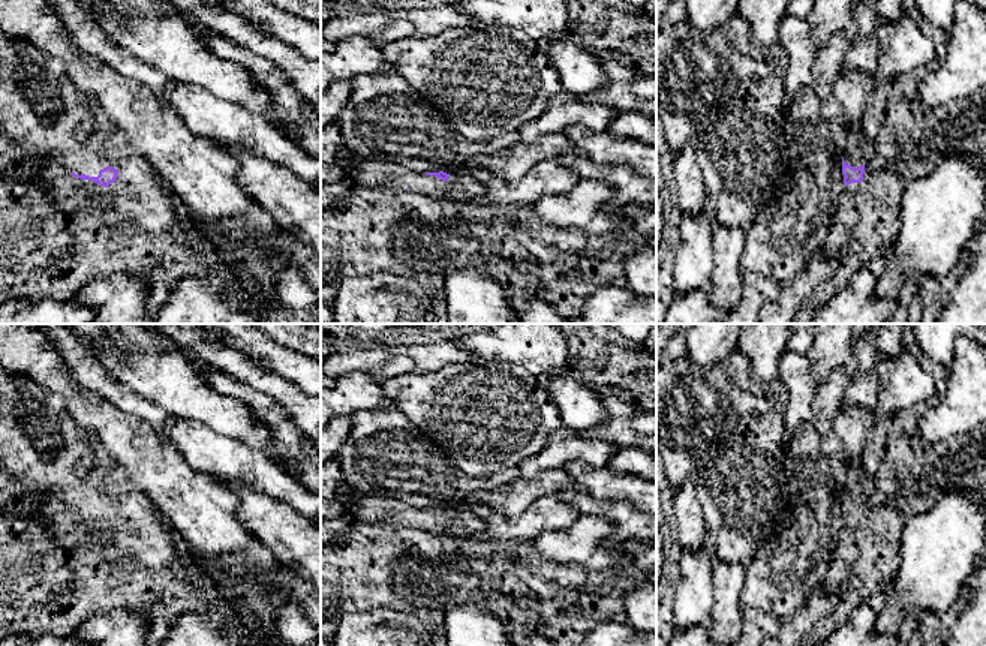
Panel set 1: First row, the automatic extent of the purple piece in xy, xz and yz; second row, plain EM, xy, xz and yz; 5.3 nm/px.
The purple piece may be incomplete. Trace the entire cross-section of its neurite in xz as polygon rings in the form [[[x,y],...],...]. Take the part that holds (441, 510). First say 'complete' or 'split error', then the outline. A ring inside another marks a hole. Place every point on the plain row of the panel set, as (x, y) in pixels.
split error | [[[357,495],[348,505],[346,513],[366,523],[393,522],[441,534],[459,531],[456,511],[444,507],[420,510],[385,496]]]

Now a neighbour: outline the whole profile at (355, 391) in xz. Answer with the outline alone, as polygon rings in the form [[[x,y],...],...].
[[[358,370],[339,376],[333,388],[321,387],[321,430],[333,420],[360,411],[393,408],[382,382],[382,378]]]

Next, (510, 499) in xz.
[[[563,468],[559,471],[544,471],[535,478],[517,478],[500,487],[480,489],[460,508],[469,510],[471,505],[481,504],[497,514],[517,516],[538,498],[556,495],[571,486],[577,484]]]

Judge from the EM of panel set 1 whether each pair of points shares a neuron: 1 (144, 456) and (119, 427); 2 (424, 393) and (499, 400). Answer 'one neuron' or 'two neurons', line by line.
1: one neuron
2: one neuron

